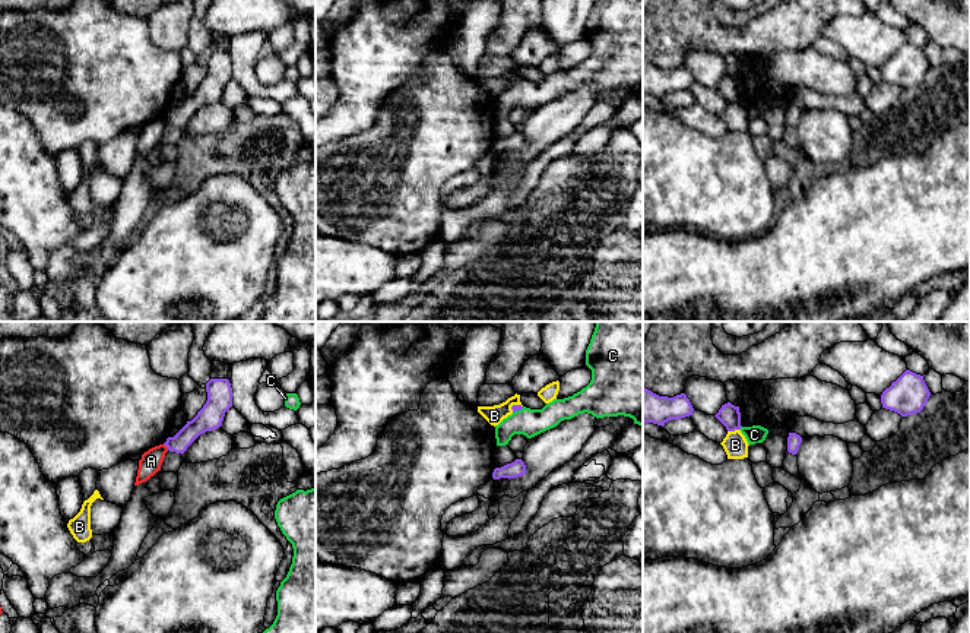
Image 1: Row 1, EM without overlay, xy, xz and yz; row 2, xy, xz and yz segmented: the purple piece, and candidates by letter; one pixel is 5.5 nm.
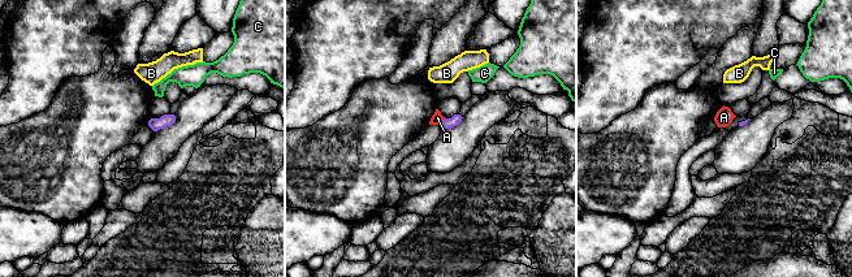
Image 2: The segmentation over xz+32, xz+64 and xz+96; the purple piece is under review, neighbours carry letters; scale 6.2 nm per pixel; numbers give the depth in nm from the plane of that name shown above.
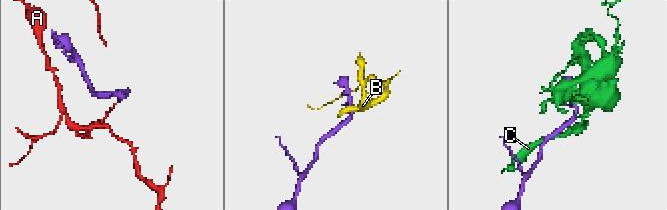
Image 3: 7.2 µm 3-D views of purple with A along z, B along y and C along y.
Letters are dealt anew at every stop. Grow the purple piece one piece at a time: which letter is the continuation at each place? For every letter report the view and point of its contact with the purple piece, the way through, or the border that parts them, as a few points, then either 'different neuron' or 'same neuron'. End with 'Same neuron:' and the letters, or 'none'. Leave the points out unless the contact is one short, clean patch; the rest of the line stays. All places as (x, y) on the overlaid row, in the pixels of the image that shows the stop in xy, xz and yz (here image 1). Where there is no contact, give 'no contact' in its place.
A: contact xy (165, 445); border xy (164, 443), (168, 449); different neuron
B: contact yz (734, 430); border yz (739, 429), (728, 431); different neuron
C: contact yz (741, 426); different neuron
Same neuron: none

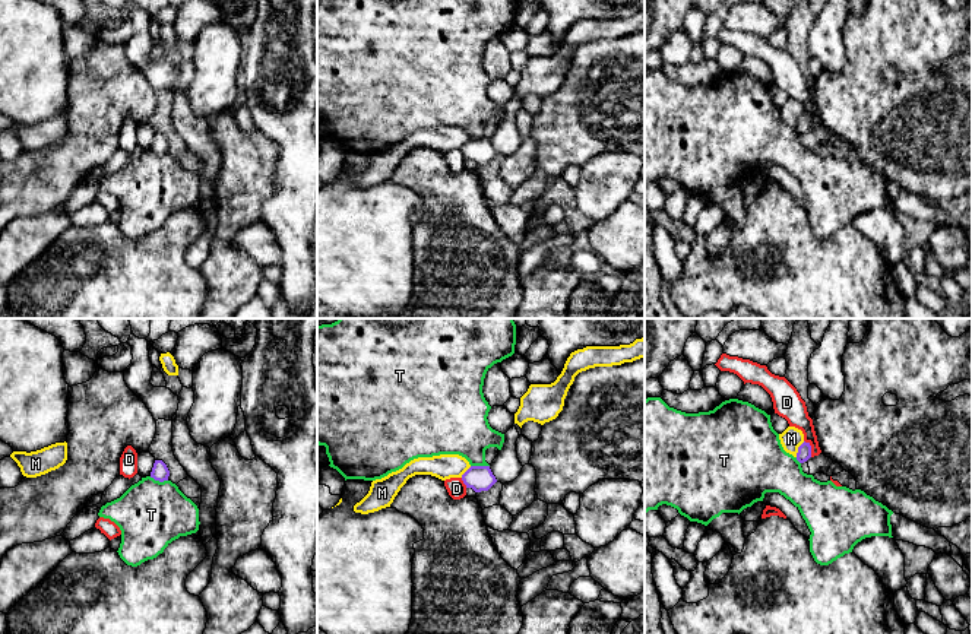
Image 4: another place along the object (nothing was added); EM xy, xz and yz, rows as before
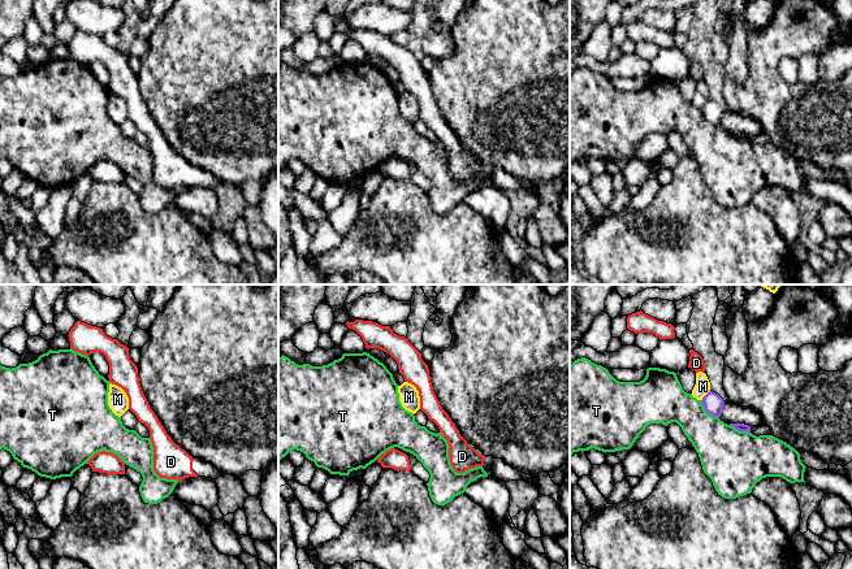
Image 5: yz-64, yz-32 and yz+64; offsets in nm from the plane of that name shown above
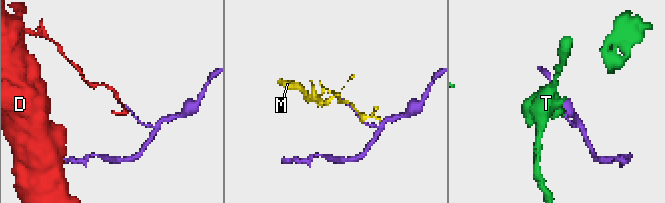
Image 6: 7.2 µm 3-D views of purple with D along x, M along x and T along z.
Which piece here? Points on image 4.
D: contact yz (810, 449); border yz (804, 440), (810, 446), (811, 456); different neuron
M: contact yz (798, 449); border yz (804, 441), (795, 456); different neuron
T: contact xz (480, 466); different neuron
Same neuron: none

